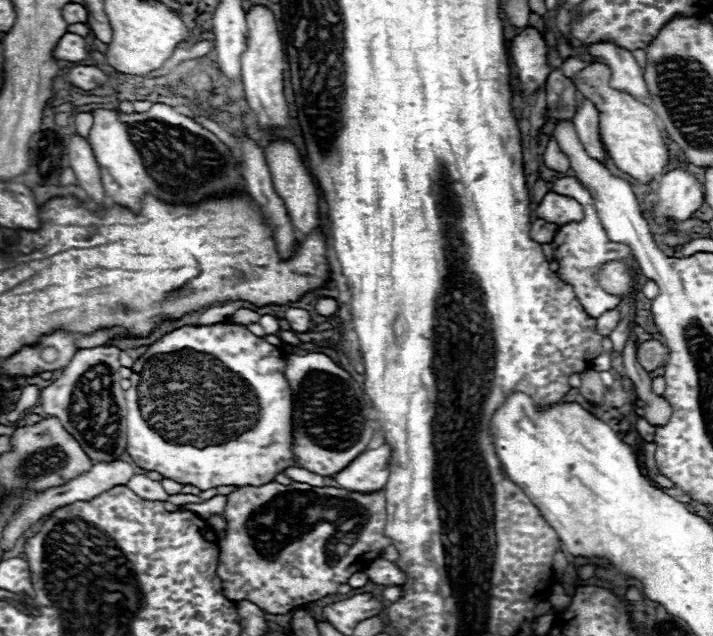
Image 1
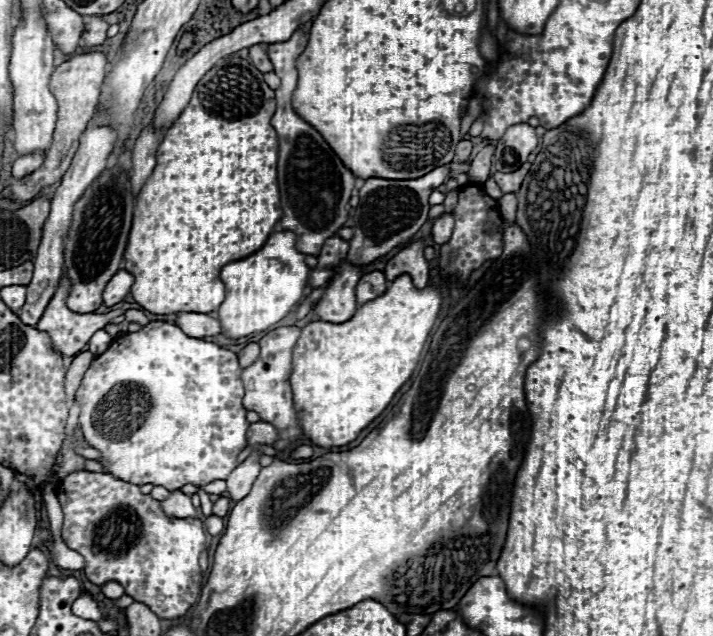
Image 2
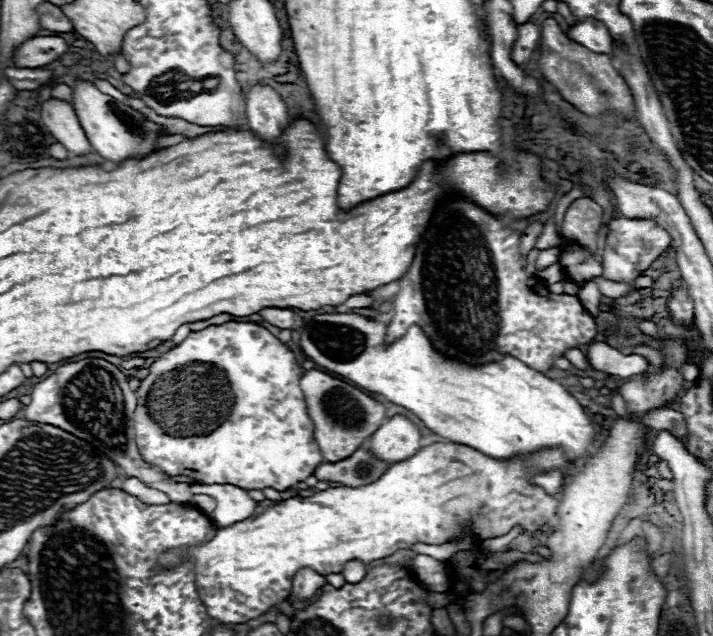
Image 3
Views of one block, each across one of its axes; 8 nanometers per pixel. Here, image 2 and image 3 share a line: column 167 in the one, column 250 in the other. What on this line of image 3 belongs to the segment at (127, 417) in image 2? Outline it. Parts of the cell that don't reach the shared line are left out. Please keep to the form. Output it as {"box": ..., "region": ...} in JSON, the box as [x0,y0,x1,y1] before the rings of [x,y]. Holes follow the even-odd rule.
{"box":[136,322,324,490],"region":[[[226,322],[220,326],[210,326],[206,330],[200,332],[192,332],[188,334],[188,338],[184,342],[180,342],[178,346],[174,346],[172,350],[164,352],[162,356],[156,358],[156,362],[150,366],[148,376],[140,382],[140,398],[138,398],[138,406],[136,406],[136,444],[138,450],[142,454],[142,458],[164,470],[164,474],[168,476],[176,476],[176,474],[184,474],[194,478],[198,484],[220,484],[220,482],[228,482],[232,486],[240,486],[240,488],[266,488],[272,486],[276,490],[286,490],[288,486],[306,480],[308,476],[314,474],[316,466],[324,462],[320,448],[314,442],[314,426],[312,420],[308,416],[306,410],[306,402],[304,402],[304,394],[298,386],[298,380],[302,376],[302,366],[298,366],[298,360],[294,356],[294,352],[290,348],[286,348],[286,344],[282,344],[272,332],[268,332],[266,328],[252,324],[252,322]]]}

